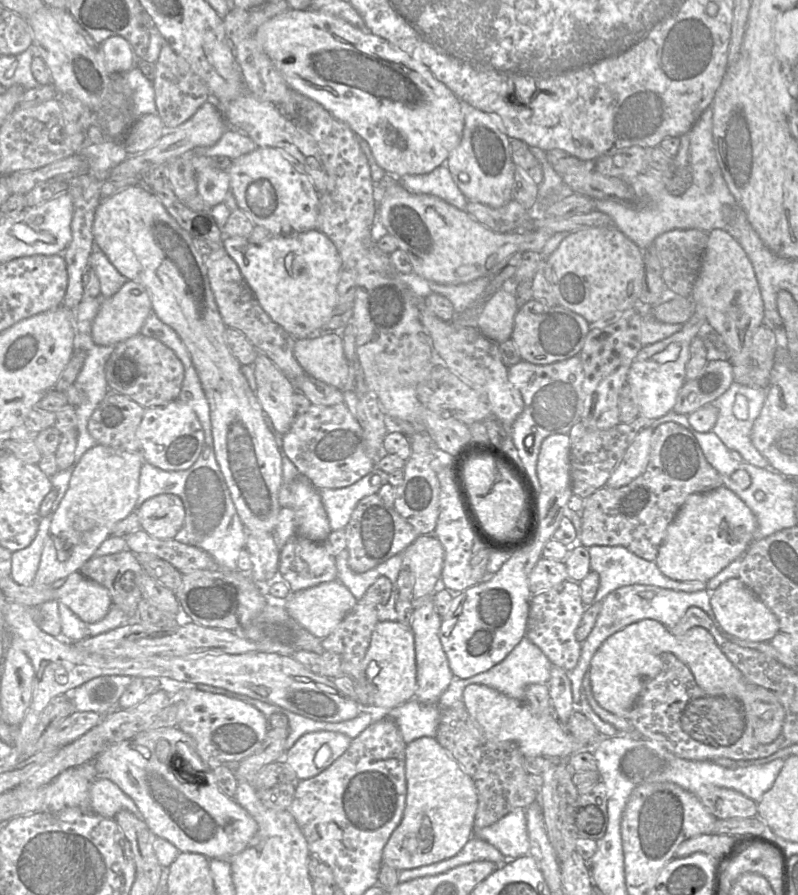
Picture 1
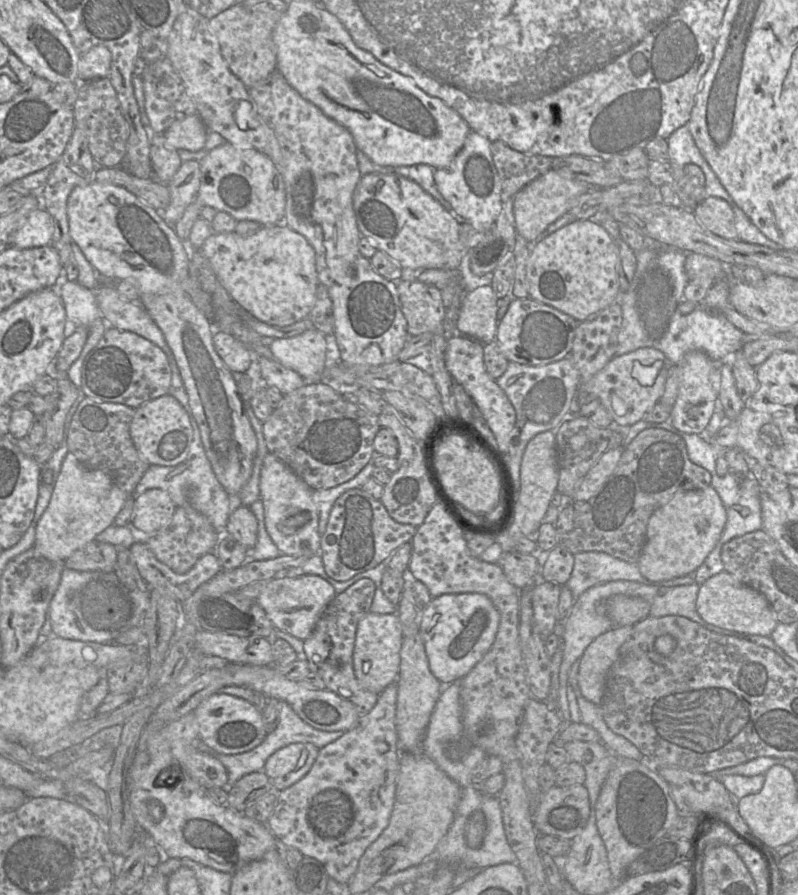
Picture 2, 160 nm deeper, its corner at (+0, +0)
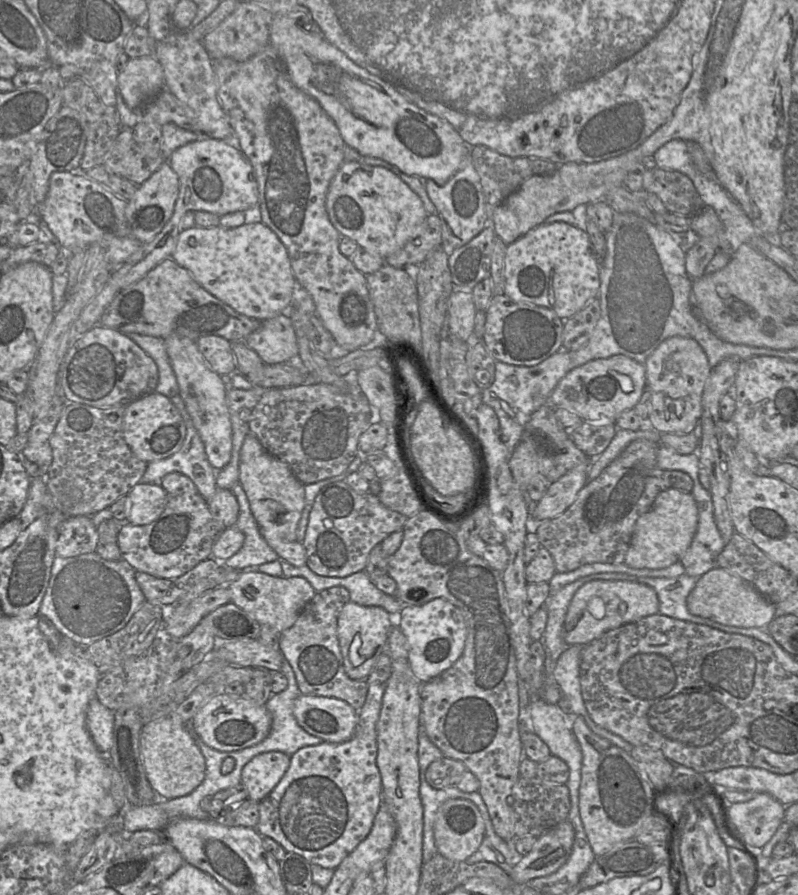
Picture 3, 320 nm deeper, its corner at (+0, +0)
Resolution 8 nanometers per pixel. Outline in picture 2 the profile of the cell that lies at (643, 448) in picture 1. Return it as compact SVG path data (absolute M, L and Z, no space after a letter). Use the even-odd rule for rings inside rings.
M625 446L609 449L587 472L574 490L572 501L587 501L594 497L616 469Z

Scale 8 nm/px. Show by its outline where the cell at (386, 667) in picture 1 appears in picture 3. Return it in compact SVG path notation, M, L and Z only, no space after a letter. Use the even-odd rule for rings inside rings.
M349 601L342 608L337 621L337 637L346 674L354 680L366 680L381 653L386 651L394 617L378 606L362 606Z

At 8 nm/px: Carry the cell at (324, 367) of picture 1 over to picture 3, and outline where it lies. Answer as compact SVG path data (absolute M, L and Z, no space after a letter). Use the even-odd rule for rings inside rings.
M285 314L263 320L260 327L247 336L244 342L259 355L265 364L286 363L290 358L298 355L296 333L292 321Z

